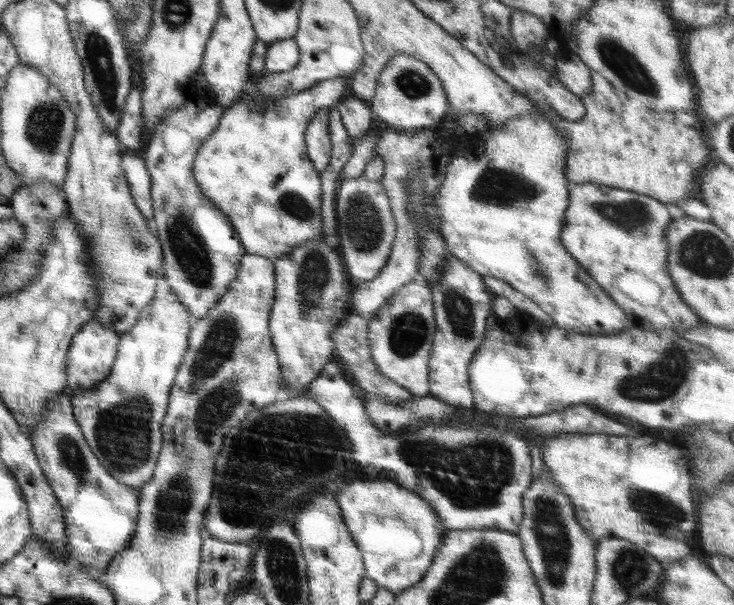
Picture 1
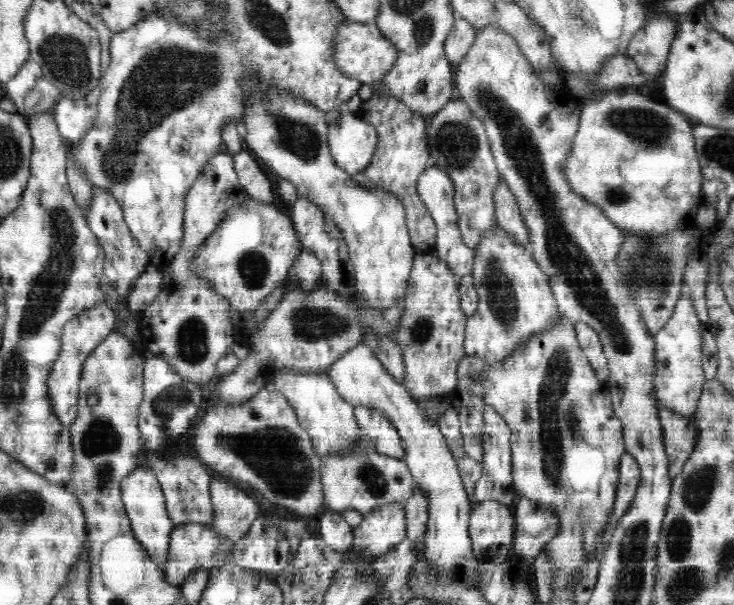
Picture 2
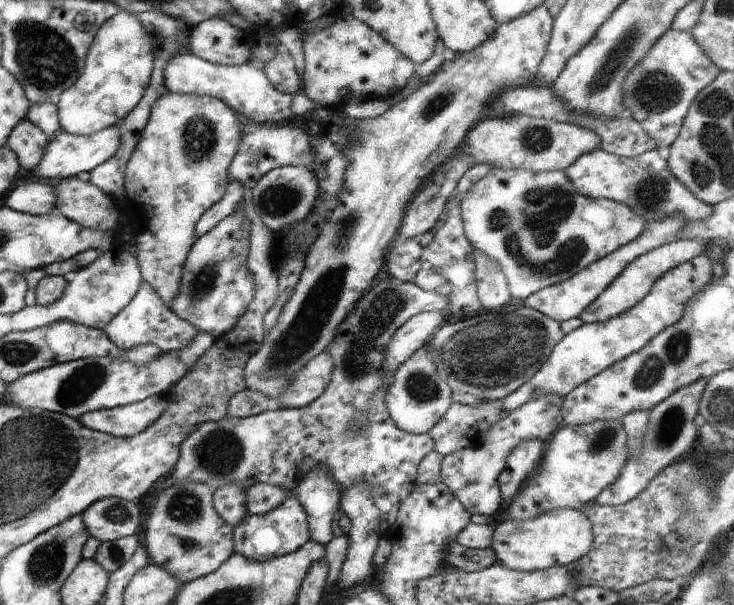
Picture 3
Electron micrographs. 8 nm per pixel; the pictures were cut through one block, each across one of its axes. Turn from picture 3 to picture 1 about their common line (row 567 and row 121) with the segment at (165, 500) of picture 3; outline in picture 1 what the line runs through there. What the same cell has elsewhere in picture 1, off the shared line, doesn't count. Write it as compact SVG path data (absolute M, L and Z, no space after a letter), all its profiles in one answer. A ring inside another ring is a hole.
M191 97L182 107L170 109L164 113L164 118L157 123L156 131L152 133L147 148L141 153L151 178L150 194L154 222L164 253L163 267L166 282L178 295L178 299L188 307L190 314L198 319L206 317L206 313L214 307L218 299L229 291L230 282L236 278L242 257L246 254L246 249L228 216L215 207L214 202L202 193L200 185L196 183L192 175L192 164L198 154L198 148L214 130L219 128L222 114L224 114L224 109L218 105L212 105L211 97Z

